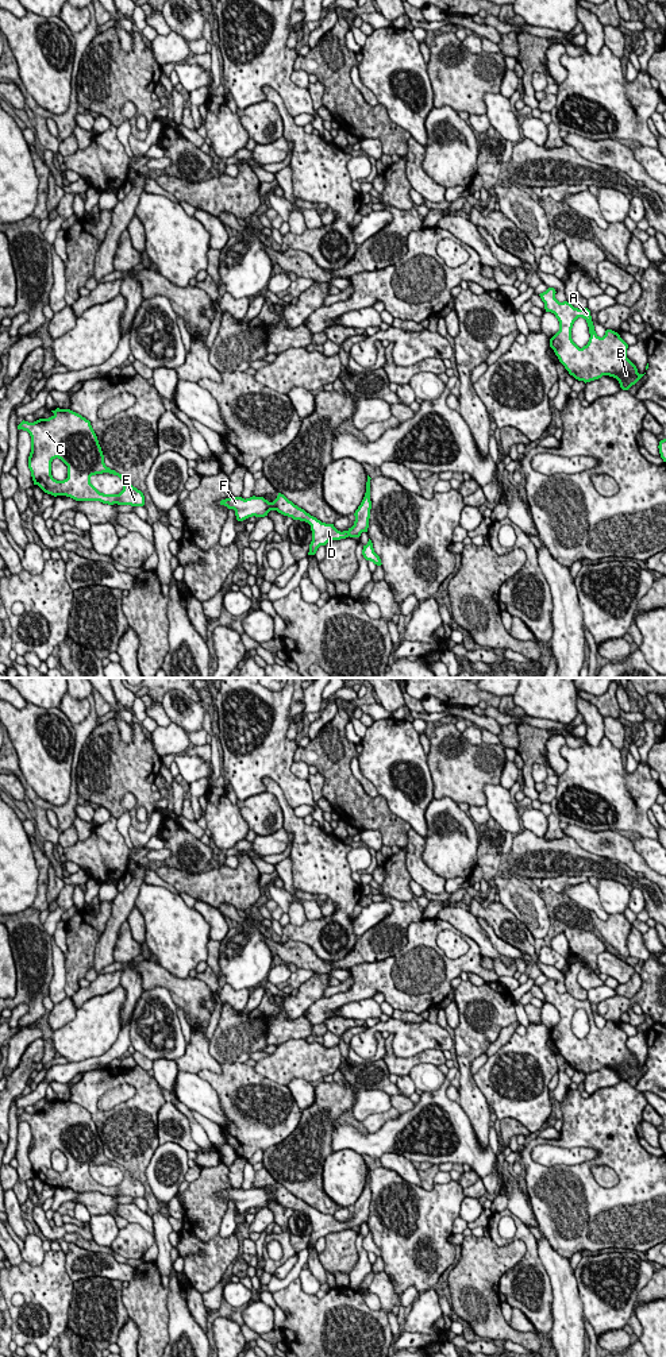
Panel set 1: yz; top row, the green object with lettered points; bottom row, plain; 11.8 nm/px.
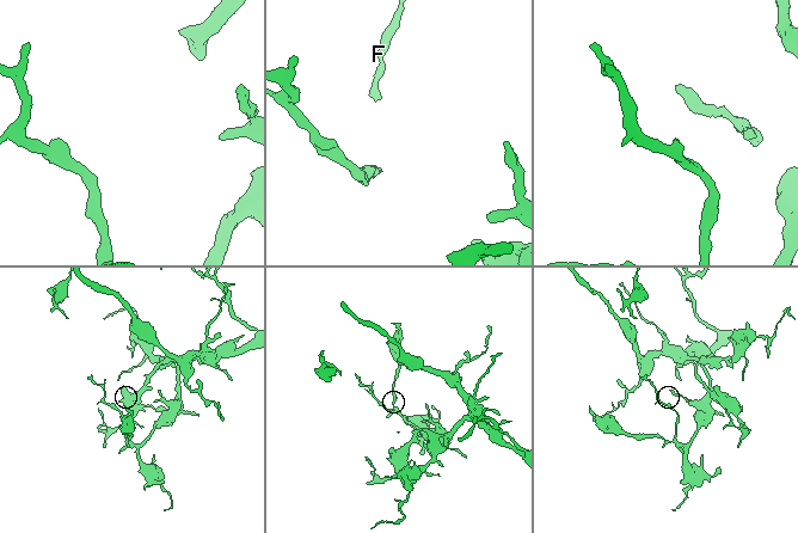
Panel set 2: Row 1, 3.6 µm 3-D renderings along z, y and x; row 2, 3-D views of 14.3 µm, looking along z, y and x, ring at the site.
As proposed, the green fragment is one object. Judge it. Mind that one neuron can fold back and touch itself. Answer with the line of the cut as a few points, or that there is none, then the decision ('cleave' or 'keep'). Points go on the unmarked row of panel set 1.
cut none; keep

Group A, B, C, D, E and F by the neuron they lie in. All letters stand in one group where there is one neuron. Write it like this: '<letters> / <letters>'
A B C D E F

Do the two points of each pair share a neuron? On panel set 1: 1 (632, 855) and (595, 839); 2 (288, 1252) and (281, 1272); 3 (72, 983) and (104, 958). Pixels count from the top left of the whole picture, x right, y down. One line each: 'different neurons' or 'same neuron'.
1: same neuron
2: different neurons
3: different neurons

